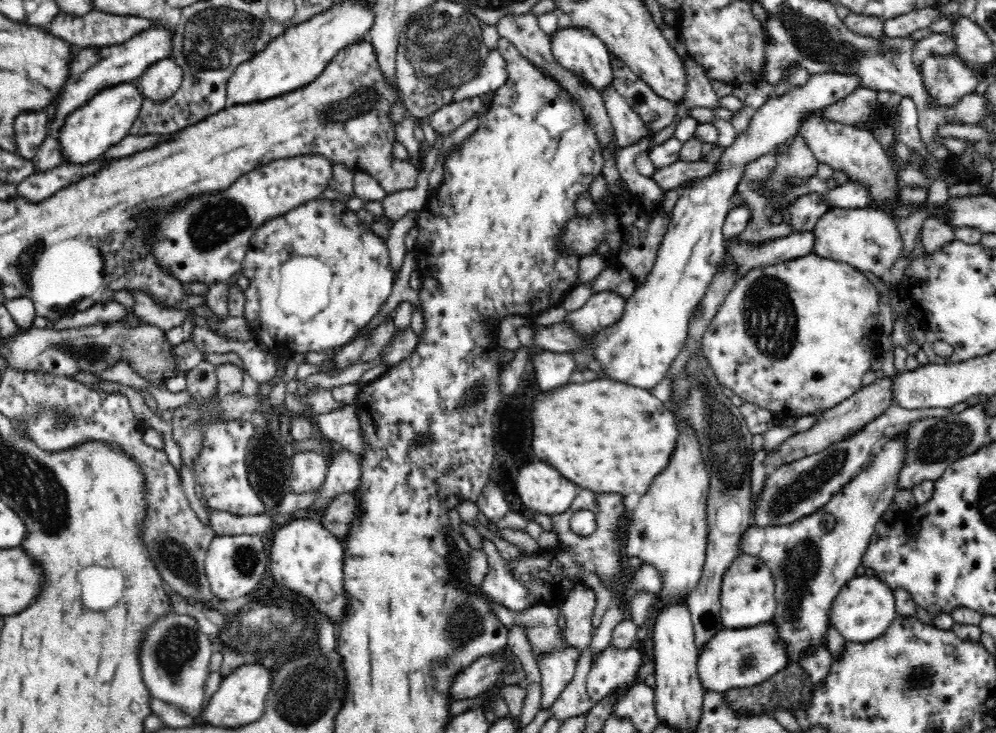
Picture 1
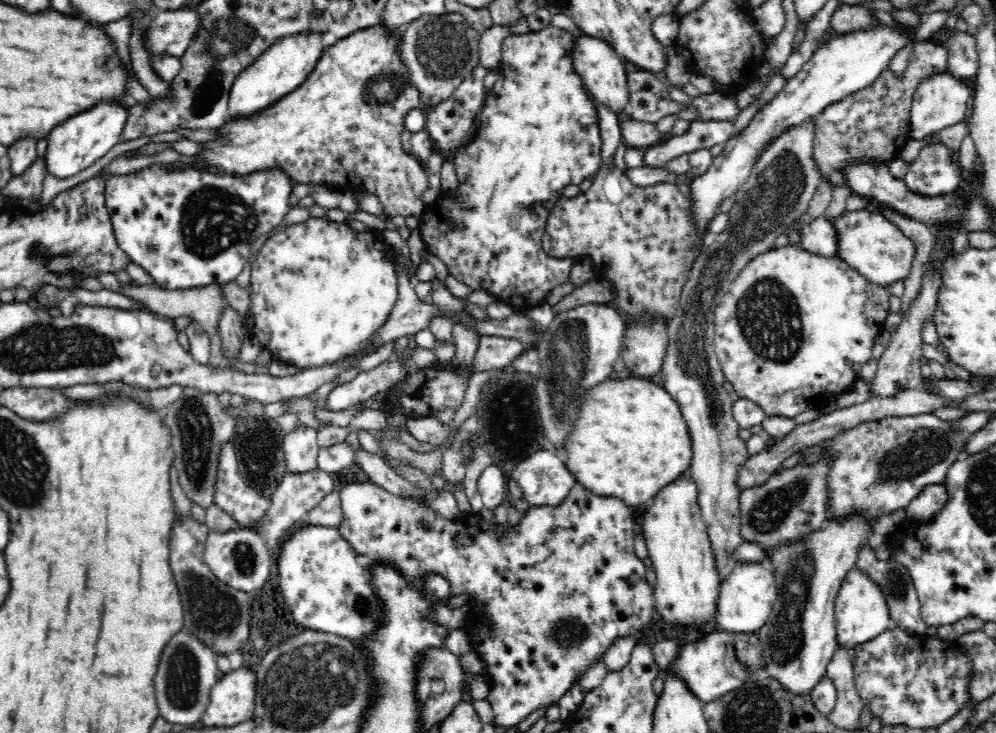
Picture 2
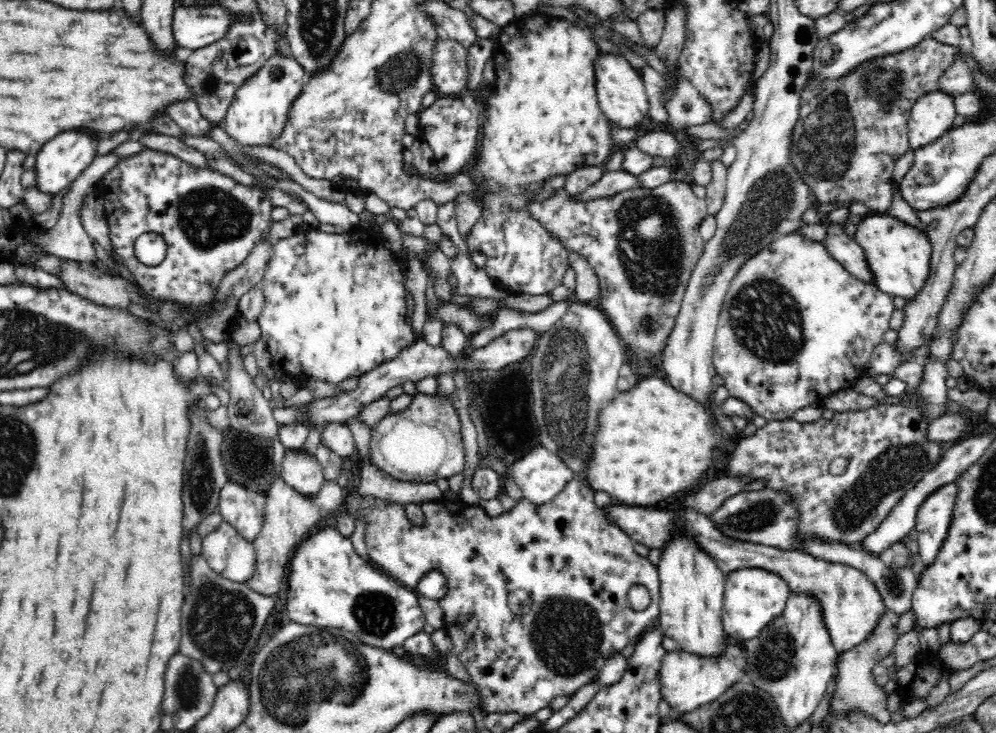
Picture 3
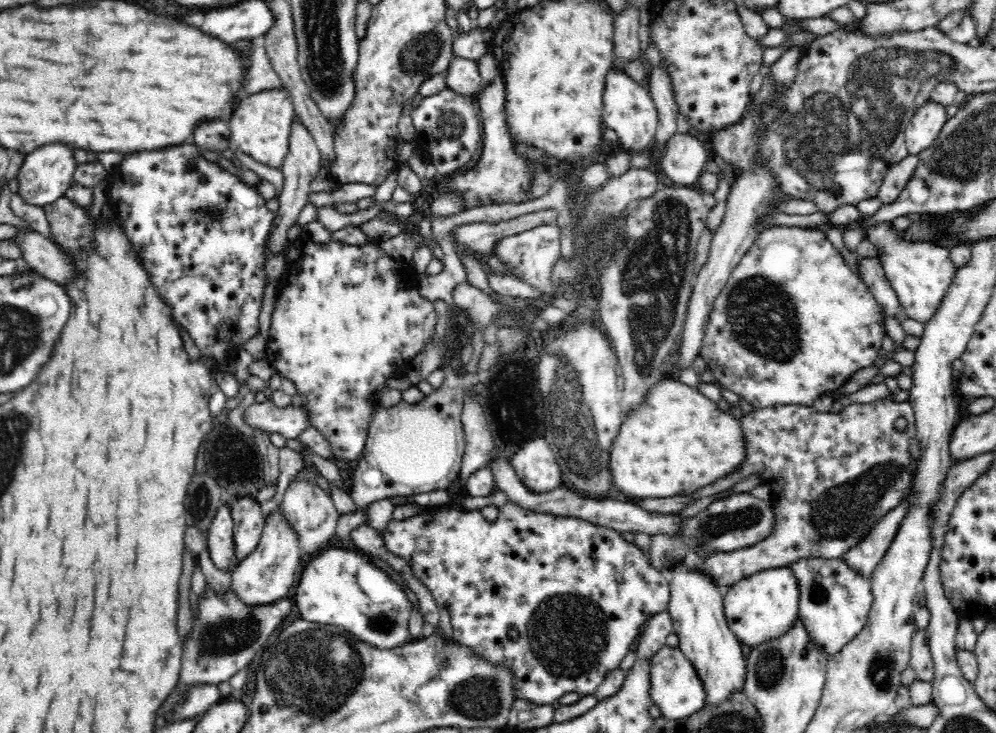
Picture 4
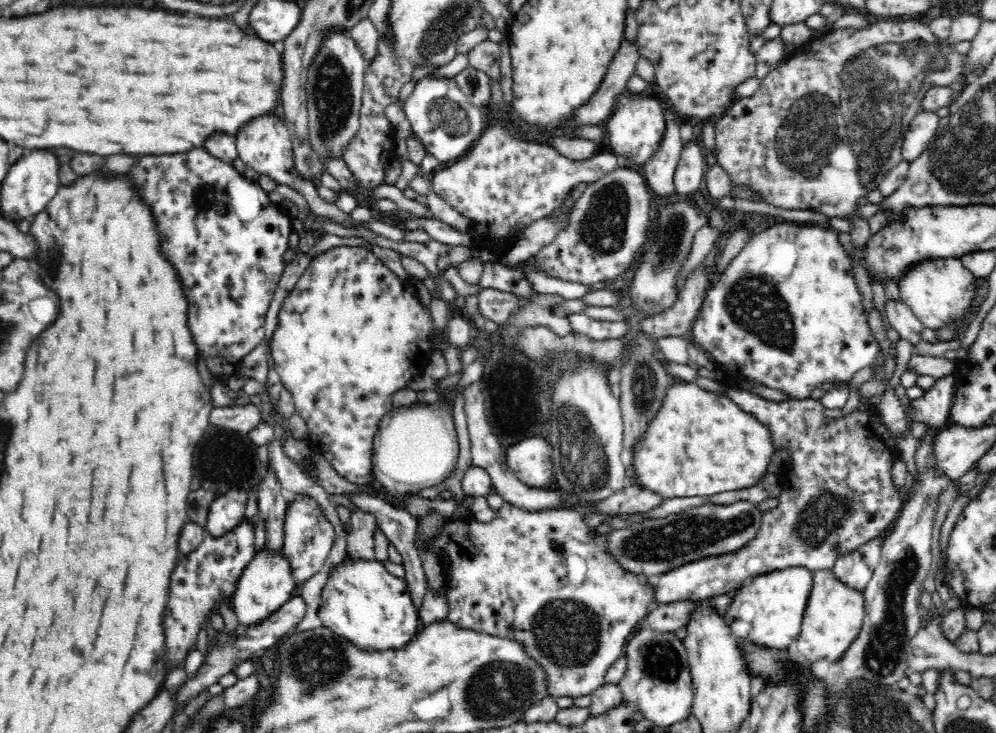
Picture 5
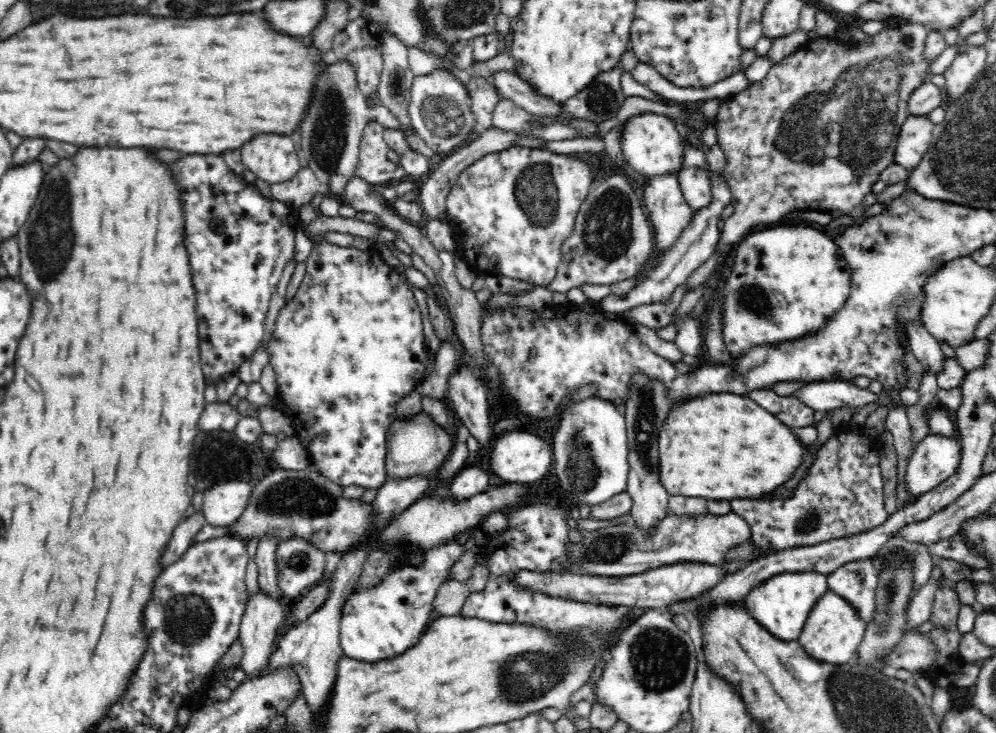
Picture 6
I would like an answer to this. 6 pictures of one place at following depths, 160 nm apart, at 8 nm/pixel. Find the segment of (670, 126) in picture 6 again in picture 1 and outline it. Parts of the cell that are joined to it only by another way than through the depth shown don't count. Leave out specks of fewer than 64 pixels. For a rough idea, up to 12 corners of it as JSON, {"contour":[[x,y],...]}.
{"contour":[[556,28],[554,58],[582,81],[611,84],[612,54],[590,30]]}

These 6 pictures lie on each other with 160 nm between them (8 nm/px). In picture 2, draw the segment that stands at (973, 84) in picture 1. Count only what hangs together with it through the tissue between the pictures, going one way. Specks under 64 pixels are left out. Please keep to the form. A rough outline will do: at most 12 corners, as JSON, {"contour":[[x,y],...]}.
{"contour":[[949,70],[930,74],[914,90],[910,136],[965,118],[972,95]]}

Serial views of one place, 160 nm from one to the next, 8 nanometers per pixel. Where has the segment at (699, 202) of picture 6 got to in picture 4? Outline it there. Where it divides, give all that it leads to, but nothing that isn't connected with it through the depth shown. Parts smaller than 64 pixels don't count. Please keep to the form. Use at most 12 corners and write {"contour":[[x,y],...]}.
{"contour":[[677,132],[660,165],[675,185],[692,186],[711,157]]}

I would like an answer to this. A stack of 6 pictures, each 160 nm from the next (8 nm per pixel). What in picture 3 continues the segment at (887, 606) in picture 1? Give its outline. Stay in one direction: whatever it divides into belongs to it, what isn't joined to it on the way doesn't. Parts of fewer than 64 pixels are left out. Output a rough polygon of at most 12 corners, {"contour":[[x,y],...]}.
{"contour":[[681,508],[681,526],[726,575],[763,568],[822,603],[845,653],[885,605],[860,570],[744,542]]}

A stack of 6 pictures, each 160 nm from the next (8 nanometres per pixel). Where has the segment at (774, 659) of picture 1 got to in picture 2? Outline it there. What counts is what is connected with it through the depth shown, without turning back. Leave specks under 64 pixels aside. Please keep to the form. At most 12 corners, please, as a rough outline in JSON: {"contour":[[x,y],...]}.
{"contour":[[734,633],[702,635],[671,664],[705,703],[745,681],[726,671]]}

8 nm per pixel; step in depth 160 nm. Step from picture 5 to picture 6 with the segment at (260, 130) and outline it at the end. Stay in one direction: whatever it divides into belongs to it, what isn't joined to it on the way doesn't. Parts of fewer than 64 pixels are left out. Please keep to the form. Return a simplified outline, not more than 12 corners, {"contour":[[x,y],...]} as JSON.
{"contour":[[260,134],[239,151],[245,168],[269,184],[301,169],[284,134]]}

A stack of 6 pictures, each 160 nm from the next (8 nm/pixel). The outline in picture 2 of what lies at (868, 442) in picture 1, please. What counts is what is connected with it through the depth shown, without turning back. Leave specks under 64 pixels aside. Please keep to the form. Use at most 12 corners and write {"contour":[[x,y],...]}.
{"contour":[[832,457],[800,462],[739,496],[746,542],[824,528]]}

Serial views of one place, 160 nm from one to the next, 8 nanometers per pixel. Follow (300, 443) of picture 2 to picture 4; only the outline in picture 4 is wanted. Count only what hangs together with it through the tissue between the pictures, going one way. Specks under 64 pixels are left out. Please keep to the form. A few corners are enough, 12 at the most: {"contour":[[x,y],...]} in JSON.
{"contour":[[296,476],[281,509],[301,556],[324,550],[341,515],[315,480]]}

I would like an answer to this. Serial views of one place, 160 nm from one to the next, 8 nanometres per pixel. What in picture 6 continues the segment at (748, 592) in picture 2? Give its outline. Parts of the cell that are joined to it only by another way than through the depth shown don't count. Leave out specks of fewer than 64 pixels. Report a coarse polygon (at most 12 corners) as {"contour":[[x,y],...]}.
{"contour":[[783,572],[744,609],[774,637],[796,641],[825,594],[826,575]]}

